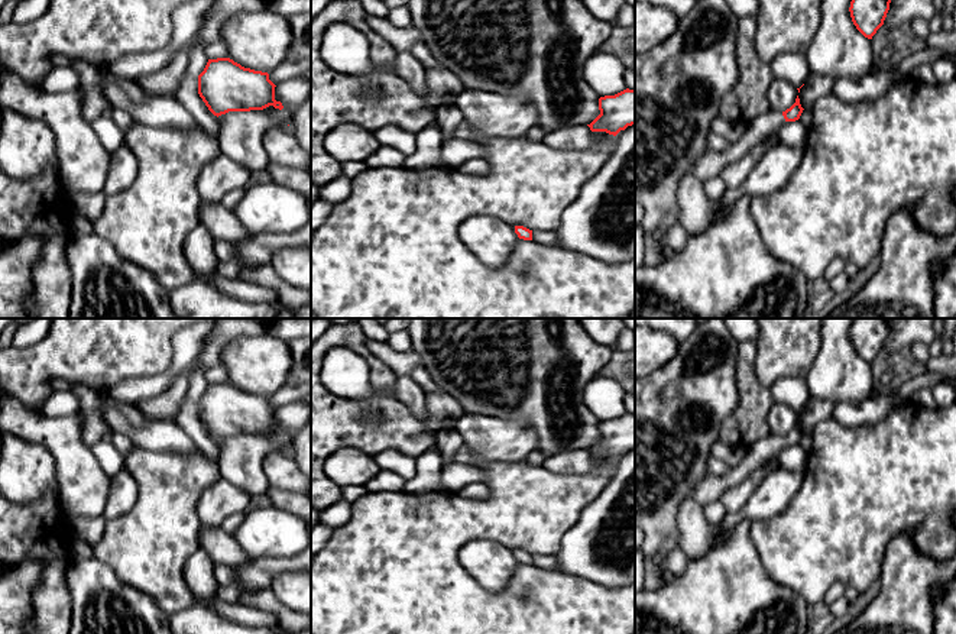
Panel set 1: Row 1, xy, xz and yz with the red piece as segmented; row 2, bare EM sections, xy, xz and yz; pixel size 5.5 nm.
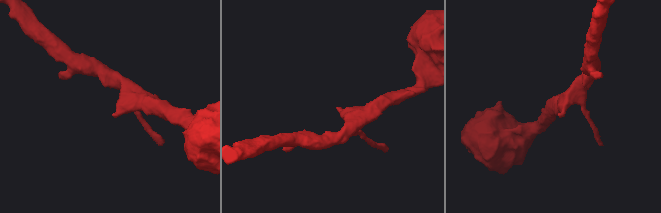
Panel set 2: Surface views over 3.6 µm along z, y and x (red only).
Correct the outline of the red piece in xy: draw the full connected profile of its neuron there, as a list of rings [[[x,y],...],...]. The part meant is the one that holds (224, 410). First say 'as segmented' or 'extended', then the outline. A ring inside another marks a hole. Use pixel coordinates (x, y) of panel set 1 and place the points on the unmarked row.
as segmented; [[[230,382],[208,384],[198,400],[198,418],[217,441],[229,436],[263,434],[269,430],[282,434],[282,427],[275,424],[275,411],[268,397],[244,392]]]

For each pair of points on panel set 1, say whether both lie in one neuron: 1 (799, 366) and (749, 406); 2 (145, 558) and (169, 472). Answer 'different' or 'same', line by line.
1: different
2: same

